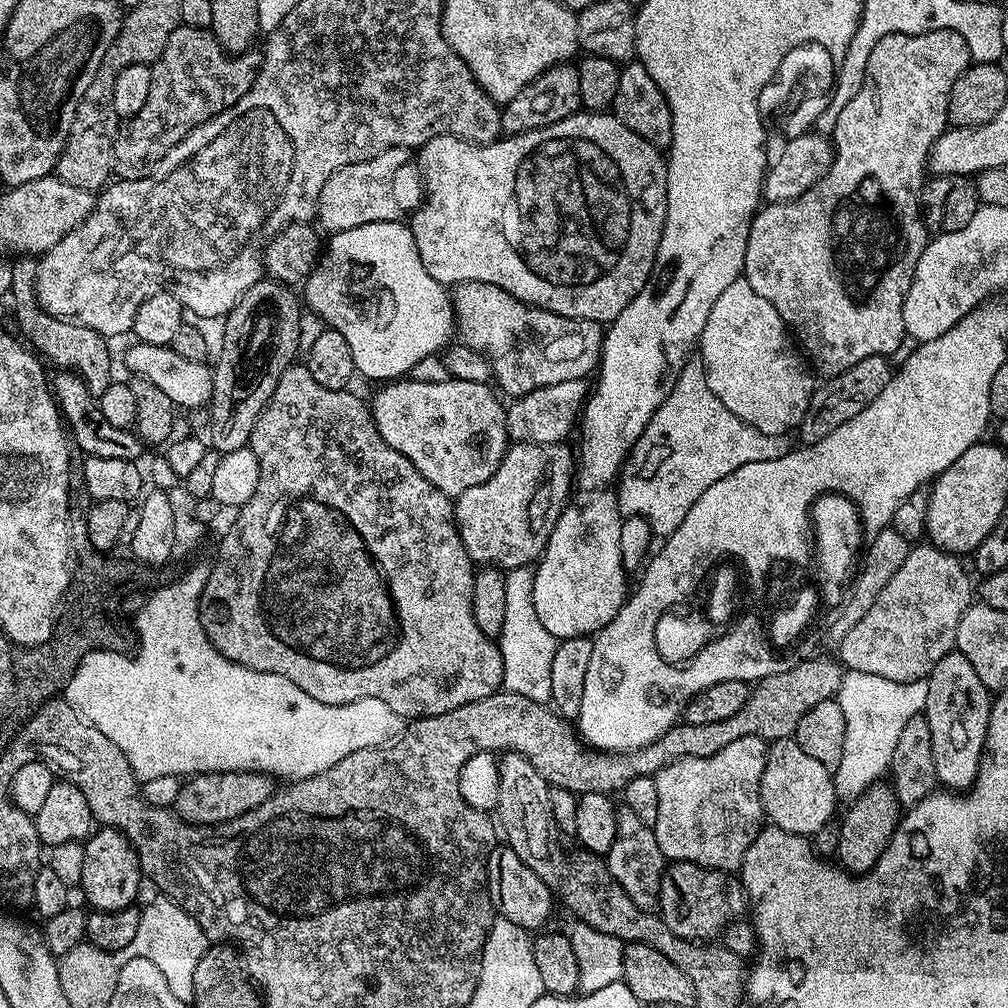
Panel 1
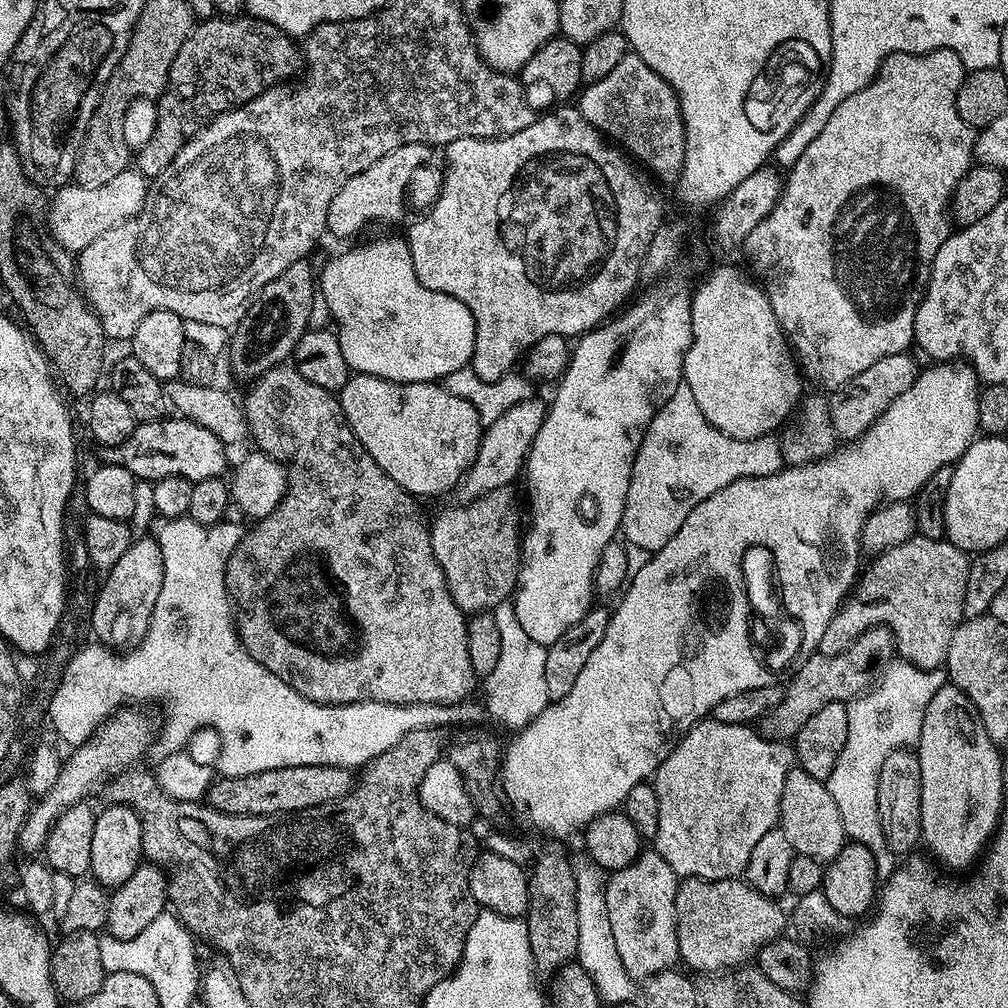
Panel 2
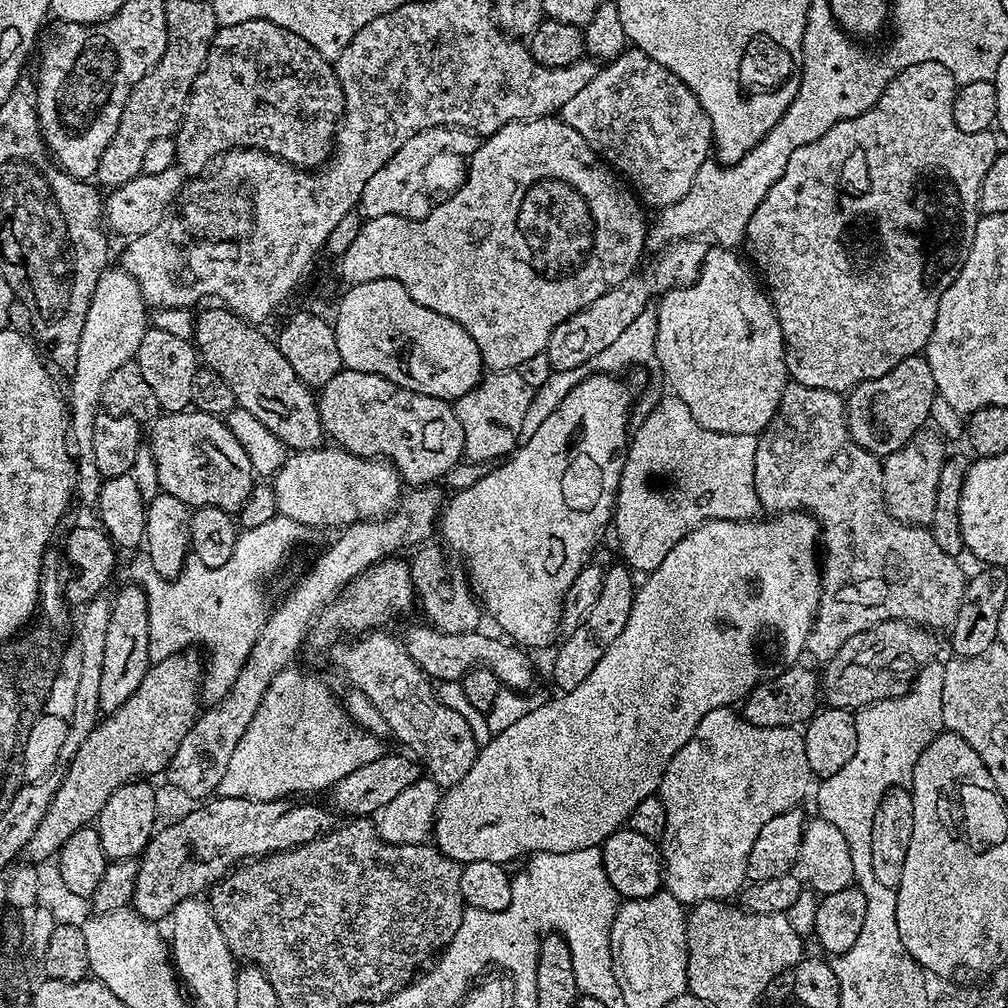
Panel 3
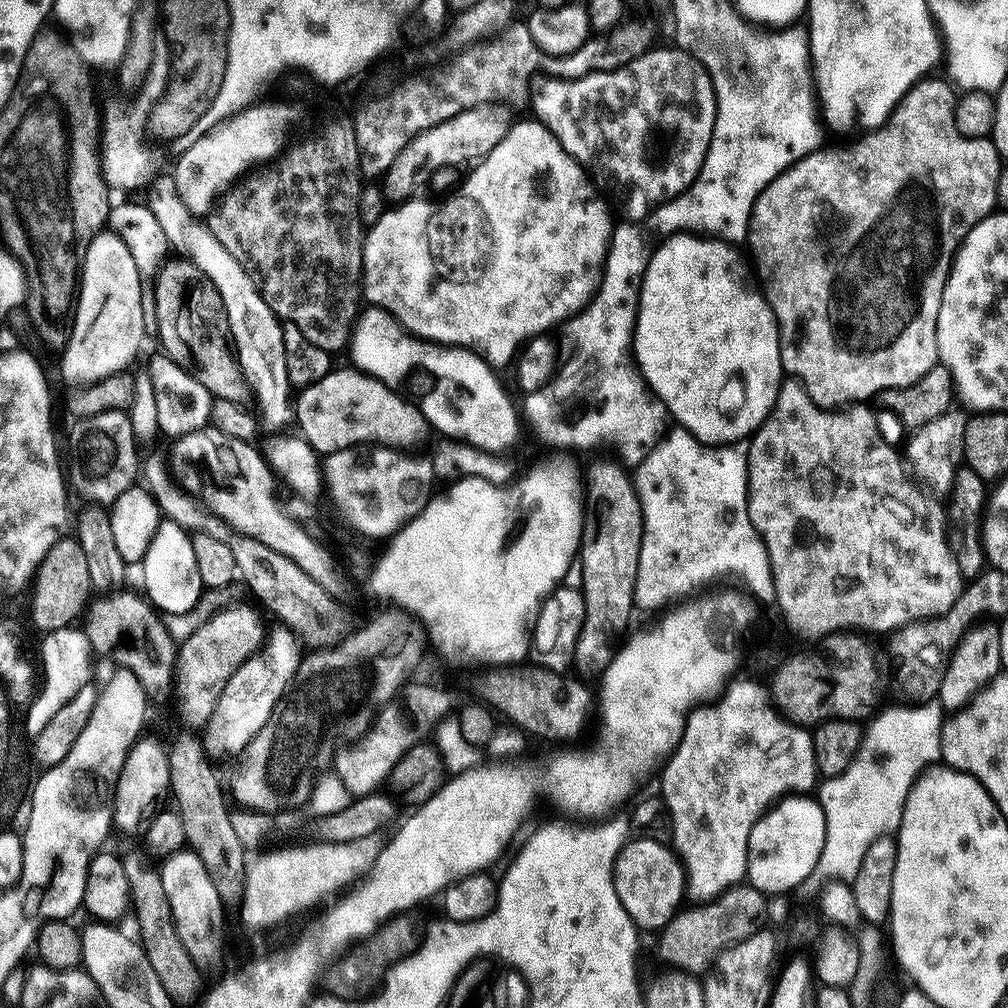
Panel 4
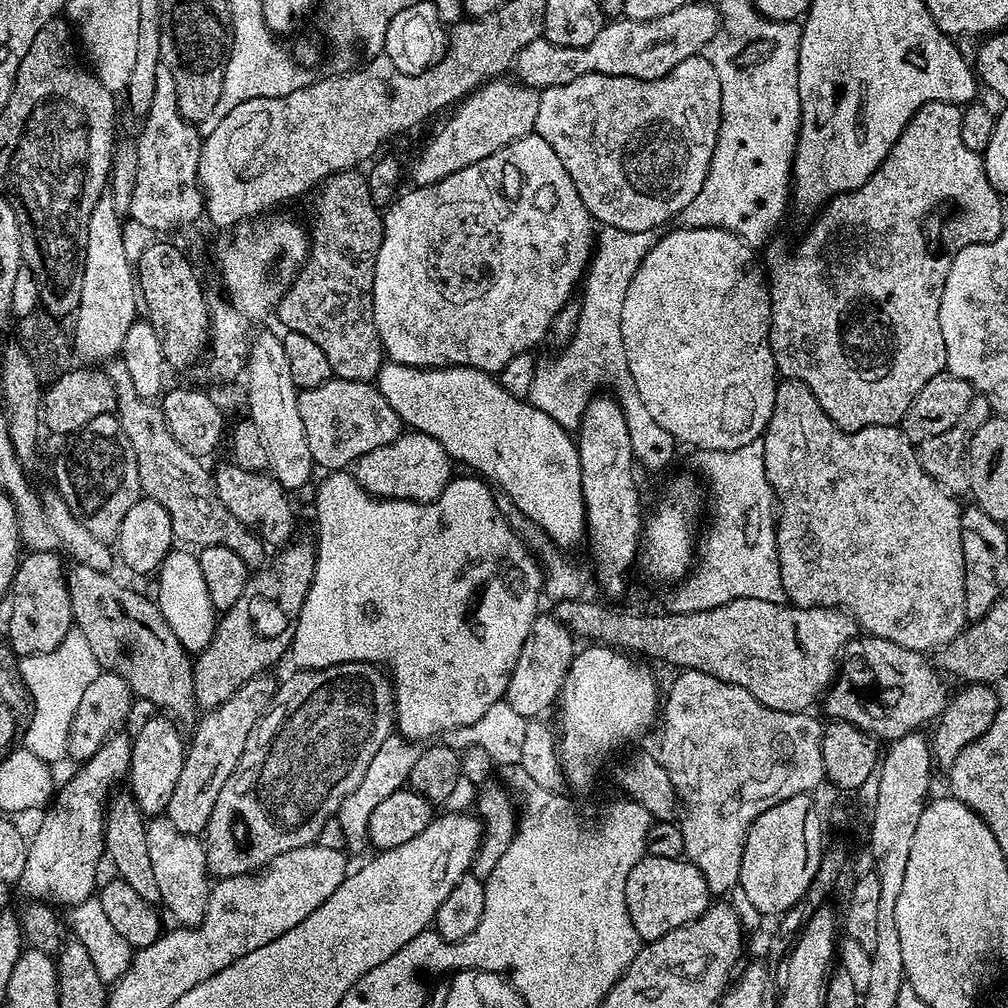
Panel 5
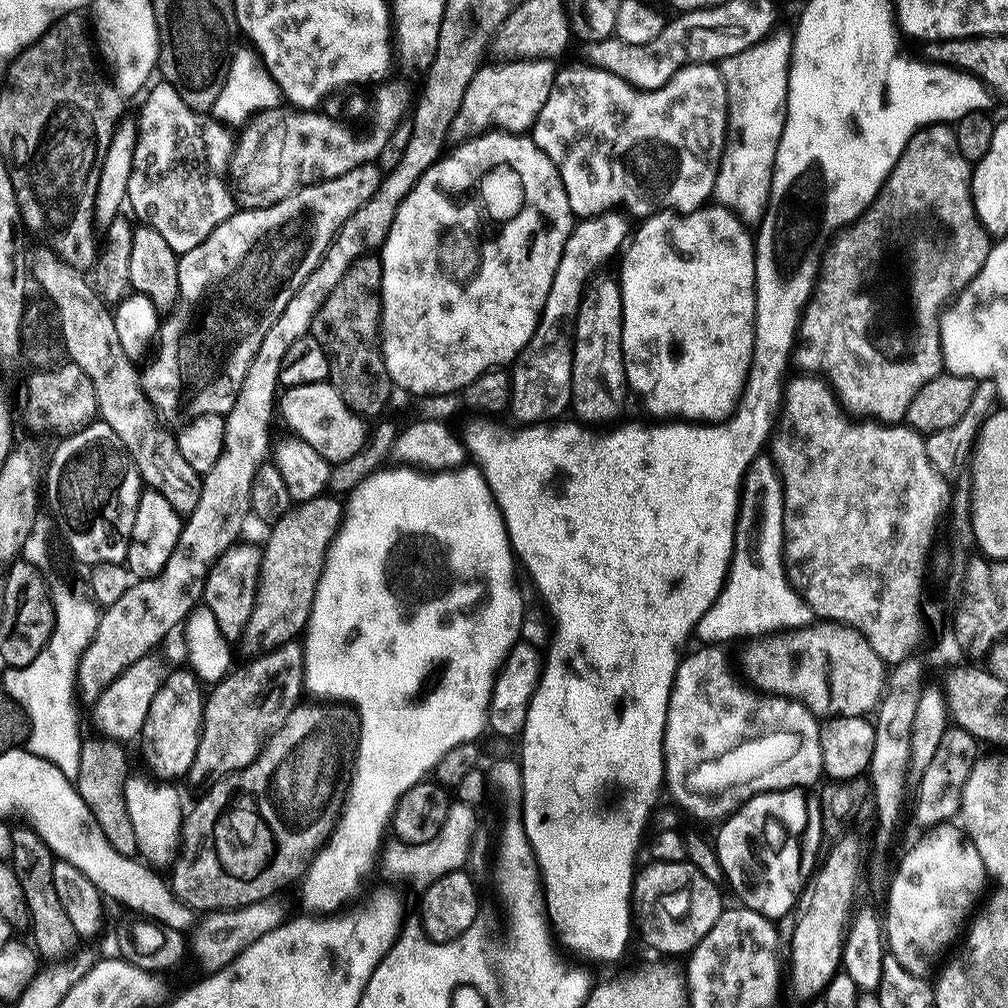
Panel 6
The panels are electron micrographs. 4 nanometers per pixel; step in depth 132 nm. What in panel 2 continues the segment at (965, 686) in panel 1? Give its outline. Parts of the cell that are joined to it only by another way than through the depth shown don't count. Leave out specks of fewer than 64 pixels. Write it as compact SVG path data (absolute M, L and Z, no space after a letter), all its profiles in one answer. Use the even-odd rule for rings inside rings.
M946 682L940 687L938 694L934 694L930 706L926 706L926 718L922 718L922 734L914 751L922 770L920 835L923 847L928 847L933 852L931 855L945 869L971 869L983 857L997 828L1000 827L1000 814L1006 808L1001 749L990 738L990 734L986 734L986 726L982 726L980 711L976 709L974 702L970 702L967 694L955 684Z

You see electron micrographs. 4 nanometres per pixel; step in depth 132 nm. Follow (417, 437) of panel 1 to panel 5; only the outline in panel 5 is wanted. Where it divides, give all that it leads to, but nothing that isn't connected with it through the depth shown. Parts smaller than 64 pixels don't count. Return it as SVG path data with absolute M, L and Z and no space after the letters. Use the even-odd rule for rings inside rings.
M333 378L322 386L305 388L298 395L298 414L302 418L302 427L306 429L306 442L310 442L313 465L320 467L321 464L324 470L347 469L362 454L378 450L378 446L386 446L402 434L402 425L394 406L386 402L379 387L372 382L350 382Z

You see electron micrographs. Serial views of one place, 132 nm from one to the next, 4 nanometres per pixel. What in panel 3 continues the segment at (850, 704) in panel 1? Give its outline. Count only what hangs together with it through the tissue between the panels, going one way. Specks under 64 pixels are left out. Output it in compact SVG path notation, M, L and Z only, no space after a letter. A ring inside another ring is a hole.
M933 658L921 667L912 681L908 692L895 696L889 700L879 700L867 704L865 708L855 713L856 718L856 745L854 754L838 774L830 774L819 781L816 792L816 808L823 819L828 820L838 830L842 830L842 838L846 838L846 846L850 850L852 875L855 883L866 894L870 886L876 883L874 866L872 865L872 826L876 822L876 811L884 791L893 786L900 786L911 777L914 766L926 750L926 746L941 731L944 719L942 718L942 686L944 685L944 664Z

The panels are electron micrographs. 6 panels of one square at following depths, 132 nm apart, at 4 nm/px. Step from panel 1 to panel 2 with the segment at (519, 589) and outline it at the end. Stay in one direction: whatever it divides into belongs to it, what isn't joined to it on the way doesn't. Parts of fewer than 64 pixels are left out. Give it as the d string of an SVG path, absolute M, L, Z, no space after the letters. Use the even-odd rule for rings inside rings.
M511 603L499 604L494 610L494 615L498 622L498 634L502 637L502 651L497 664L494 665L494 670L483 681L482 703L489 717L493 716L498 723L506 724L512 728L511 730L519 730L526 727L534 718L538 718L538 714L542 714L542 710L550 703L546 690L546 654L548 649L545 645L534 642L534 638L530 638L530 634L526 634L526 630L522 630L522 622L518 622L518 614Z

